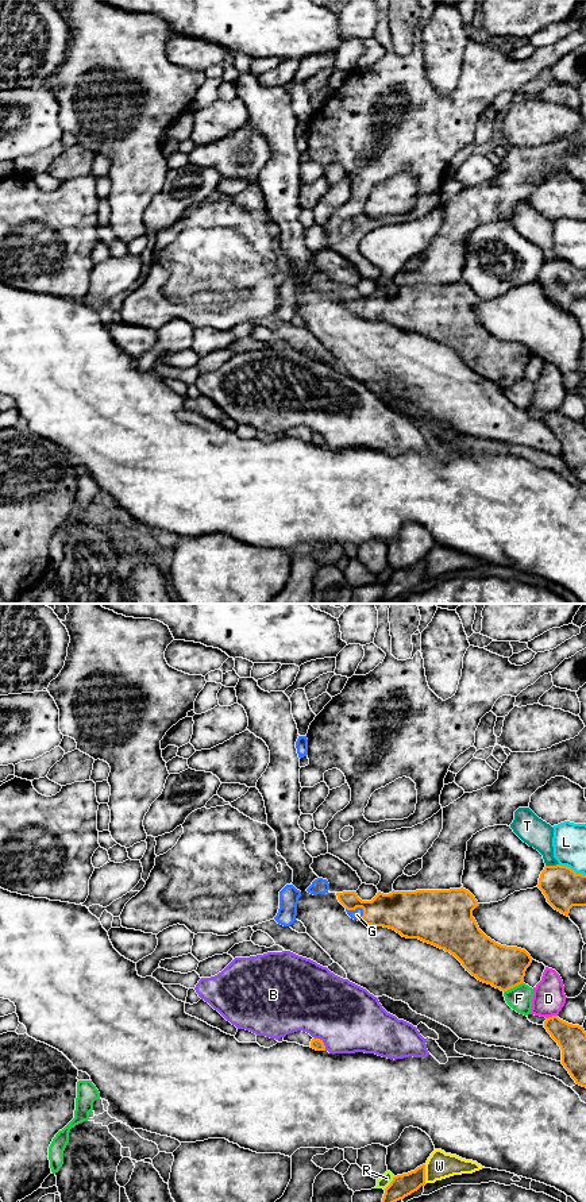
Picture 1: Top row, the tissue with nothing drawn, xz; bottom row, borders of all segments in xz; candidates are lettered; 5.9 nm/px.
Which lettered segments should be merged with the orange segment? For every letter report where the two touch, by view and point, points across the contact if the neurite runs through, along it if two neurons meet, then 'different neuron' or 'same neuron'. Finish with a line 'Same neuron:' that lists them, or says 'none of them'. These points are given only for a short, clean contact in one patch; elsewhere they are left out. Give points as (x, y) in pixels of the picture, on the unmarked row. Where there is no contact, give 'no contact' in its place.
B: contact xz (322, 436); different neuron
D: contact xz (552, 411); different neuron
F: contact xz (513, 381); different neuron
G: contact xz (359, 301); way xz (400, 305), (359, 301), (357, 309); same neuron
L: contact xz (573, 265); different neuron
R: contact xz (390, 578); different neuron
T: contact xz (551, 261); border xz (558, 258), (546, 261); different neuron
W: contact xz (424, 569); different neuron
Same neuron: G

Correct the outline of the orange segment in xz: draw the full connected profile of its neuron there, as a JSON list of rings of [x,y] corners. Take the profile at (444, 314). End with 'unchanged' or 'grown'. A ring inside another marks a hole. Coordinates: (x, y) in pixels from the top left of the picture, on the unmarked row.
[[[463,282],[378,286],[371,296],[362,296],[356,286],[336,290],[351,313],[444,344],[478,375],[504,388],[524,378],[533,355],[525,344],[501,340],[479,324],[473,312],[478,296]]]; grown

